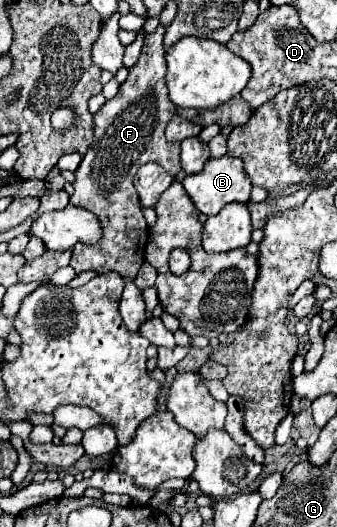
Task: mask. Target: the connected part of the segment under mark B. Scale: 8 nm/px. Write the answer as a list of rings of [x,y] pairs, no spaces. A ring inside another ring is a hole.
[[[224,155],[220,159],[208,159],[204,165],[204,171],[196,173],[196,175],[188,175],[182,181],[182,185],[184,185],[186,193],[190,195],[190,199],[194,201],[196,209],[204,215],[218,215],[224,205],[234,203],[234,201],[248,203],[250,191],[252,191],[250,177],[246,175],[242,161],[238,157],[230,157],[230,155]]]

